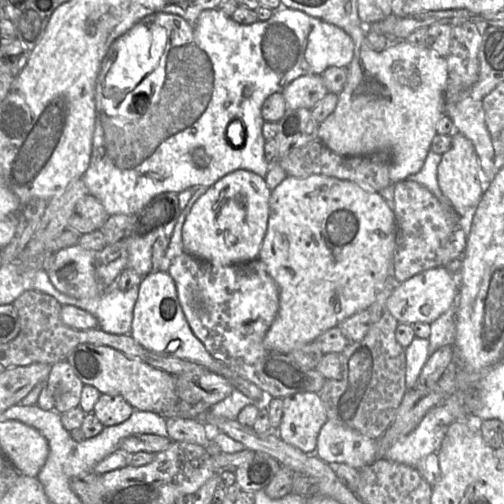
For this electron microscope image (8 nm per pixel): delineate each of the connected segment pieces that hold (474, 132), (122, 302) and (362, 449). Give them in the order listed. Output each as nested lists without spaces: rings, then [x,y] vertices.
[[[467,97],[456,105],[445,106],[445,114],[452,119],[455,131],[472,142],[486,176],[493,177],[497,171],[497,156],[485,123],[482,101]]]
[[[112,287],[97,297],[77,299],[75,306],[93,314],[98,320],[98,328],[104,332],[117,335],[130,334],[138,294],[139,287],[127,291]]]
[[[328,419],[319,432],[315,454],[330,465],[345,463],[353,468],[362,469],[377,460],[377,440],[368,438],[348,426]]]

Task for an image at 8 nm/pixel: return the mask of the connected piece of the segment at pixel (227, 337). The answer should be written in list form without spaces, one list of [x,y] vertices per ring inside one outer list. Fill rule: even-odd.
[[[184,252],[173,260],[168,273],[175,282],[180,305],[192,332],[215,359],[229,366],[242,366],[254,364],[269,354],[263,340],[278,312],[279,287],[263,262],[213,264]]]

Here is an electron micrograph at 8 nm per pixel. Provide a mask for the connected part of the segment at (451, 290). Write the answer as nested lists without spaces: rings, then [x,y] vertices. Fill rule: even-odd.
[[[436,267],[396,284],[386,303],[390,313],[401,324],[411,325],[421,322],[431,325],[454,302],[458,305],[458,290],[458,278],[453,276],[447,267]]]

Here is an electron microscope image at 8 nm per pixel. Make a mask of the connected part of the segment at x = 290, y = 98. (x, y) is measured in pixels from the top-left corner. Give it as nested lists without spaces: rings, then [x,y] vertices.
[[[303,75],[293,80],[283,91],[288,108],[312,109],[328,90],[321,75]]]

